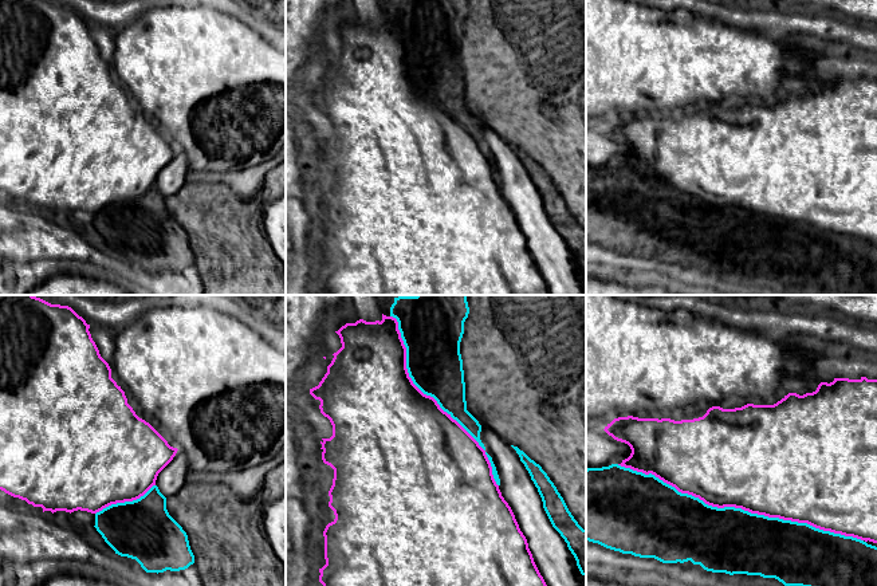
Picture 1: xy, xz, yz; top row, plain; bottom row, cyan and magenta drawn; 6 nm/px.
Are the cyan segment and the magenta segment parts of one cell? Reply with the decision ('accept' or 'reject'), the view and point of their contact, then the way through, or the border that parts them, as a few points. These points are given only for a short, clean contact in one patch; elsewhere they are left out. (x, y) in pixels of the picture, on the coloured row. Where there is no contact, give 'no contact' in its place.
reject | yz (740, 508)

